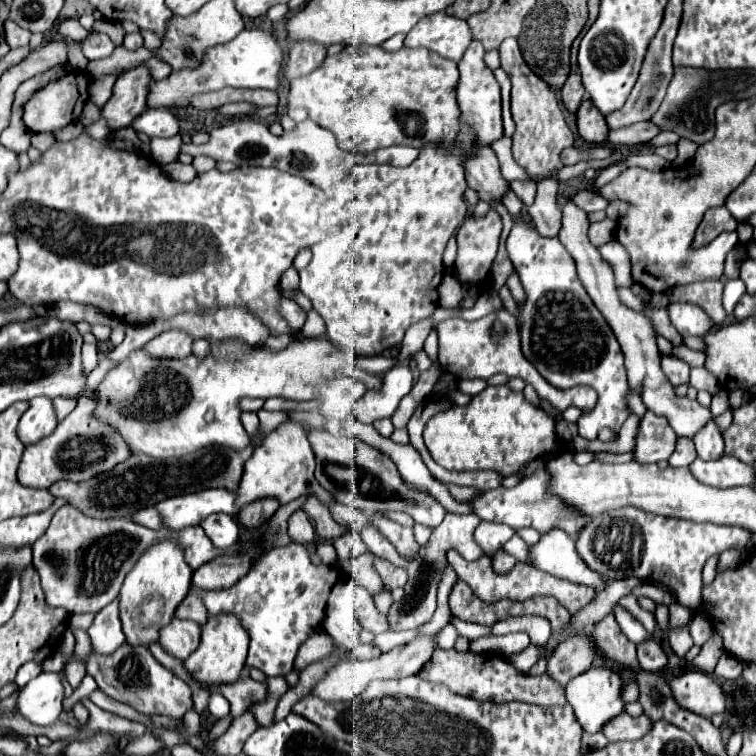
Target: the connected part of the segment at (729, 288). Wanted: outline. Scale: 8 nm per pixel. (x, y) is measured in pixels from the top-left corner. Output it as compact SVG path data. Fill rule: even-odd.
M741 279L725 283L725 289L723 289L723 309L725 309L727 315L733 313L733 307L741 299L743 293L745 293L745 283Z

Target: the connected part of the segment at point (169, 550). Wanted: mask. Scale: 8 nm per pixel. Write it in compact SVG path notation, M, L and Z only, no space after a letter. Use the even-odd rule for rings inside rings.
M161 539L141 553L135 567L127 573L119 593L121 623L127 643L147 647L149 643L157 641L159 629L173 619L175 607L187 595L191 587L191 575L193 569L185 561L185 551L173 539Z

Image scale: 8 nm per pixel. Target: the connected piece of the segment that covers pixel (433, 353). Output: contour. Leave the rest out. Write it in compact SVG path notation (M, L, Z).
M433 329L424 343L424 350L433 363L438 362L438 335L436 329Z

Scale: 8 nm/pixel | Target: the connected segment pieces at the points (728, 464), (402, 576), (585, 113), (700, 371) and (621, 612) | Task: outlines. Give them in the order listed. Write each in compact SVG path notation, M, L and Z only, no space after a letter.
M723 455L717 461L703 461L697 457L689 465L689 471L701 483L719 487L719 489L737 487L737 485L753 485L753 479L755 479L755 471L751 465L745 465L739 459L729 455Z
M375 559L375 567L377 567L377 573L381 575L381 579L387 581L387 585L391 589L407 585L407 571L403 571L401 567L395 567L383 559Z
M591 99L581 101L577 109L577 127L581 137L589 143L603 143L607 139L609 127L605 123L603 113L593 105Z
M694 367L694 369L691 369L689 386L696 388L698 391L709 391L711 395L716 394L721 388L717 379L704 367Z
M615 605L613 607L613 615L615 615L615 619L617 619L617 623L619 623L619 627L621 627L621 631L627 635L627 639L629 641L633 641L633 643L641 643L641 641L645 641L645 639L649 639L651 635L643 629L643 625L623 607L623 605Z

